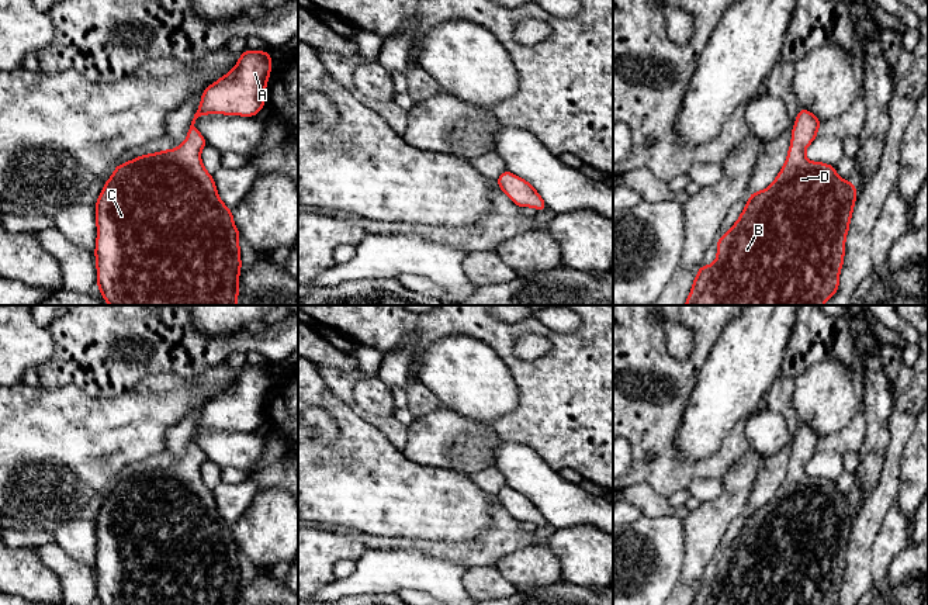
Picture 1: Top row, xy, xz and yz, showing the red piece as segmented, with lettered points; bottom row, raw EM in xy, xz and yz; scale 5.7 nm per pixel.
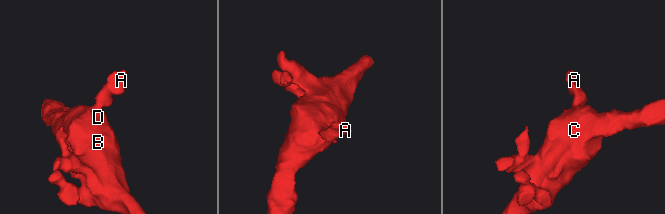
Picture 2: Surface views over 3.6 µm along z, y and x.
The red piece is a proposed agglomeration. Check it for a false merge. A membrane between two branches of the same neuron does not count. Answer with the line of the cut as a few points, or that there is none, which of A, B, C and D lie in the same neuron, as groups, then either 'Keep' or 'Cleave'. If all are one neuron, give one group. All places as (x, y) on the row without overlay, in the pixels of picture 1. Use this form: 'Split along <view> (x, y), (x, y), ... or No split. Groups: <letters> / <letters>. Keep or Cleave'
No split. Groups: A B C D. Keep

